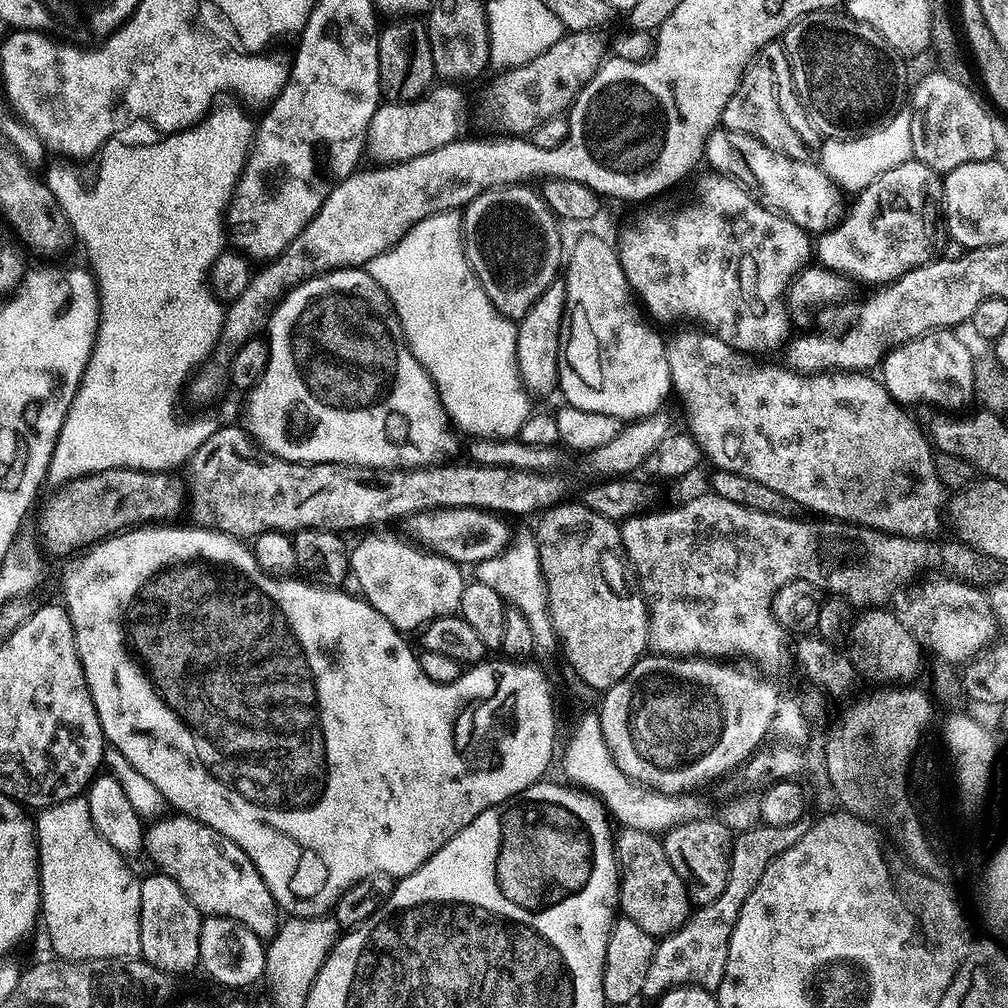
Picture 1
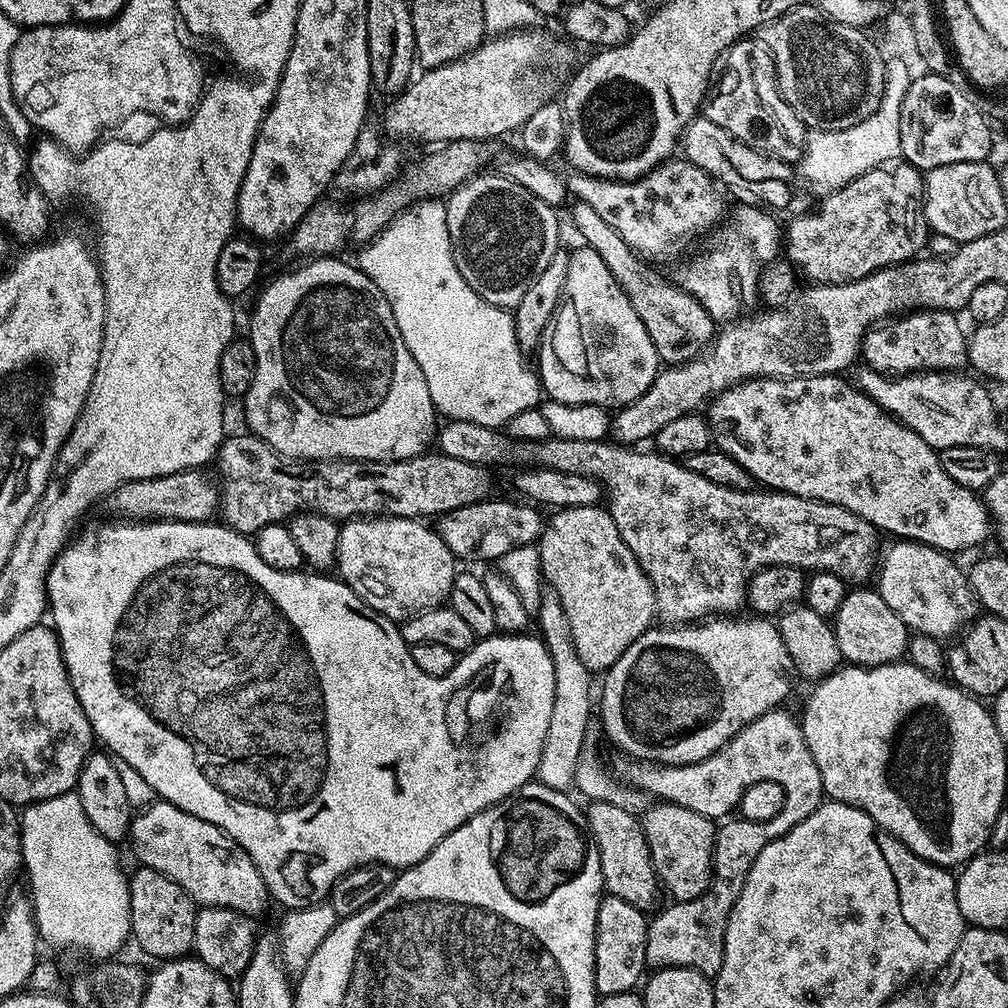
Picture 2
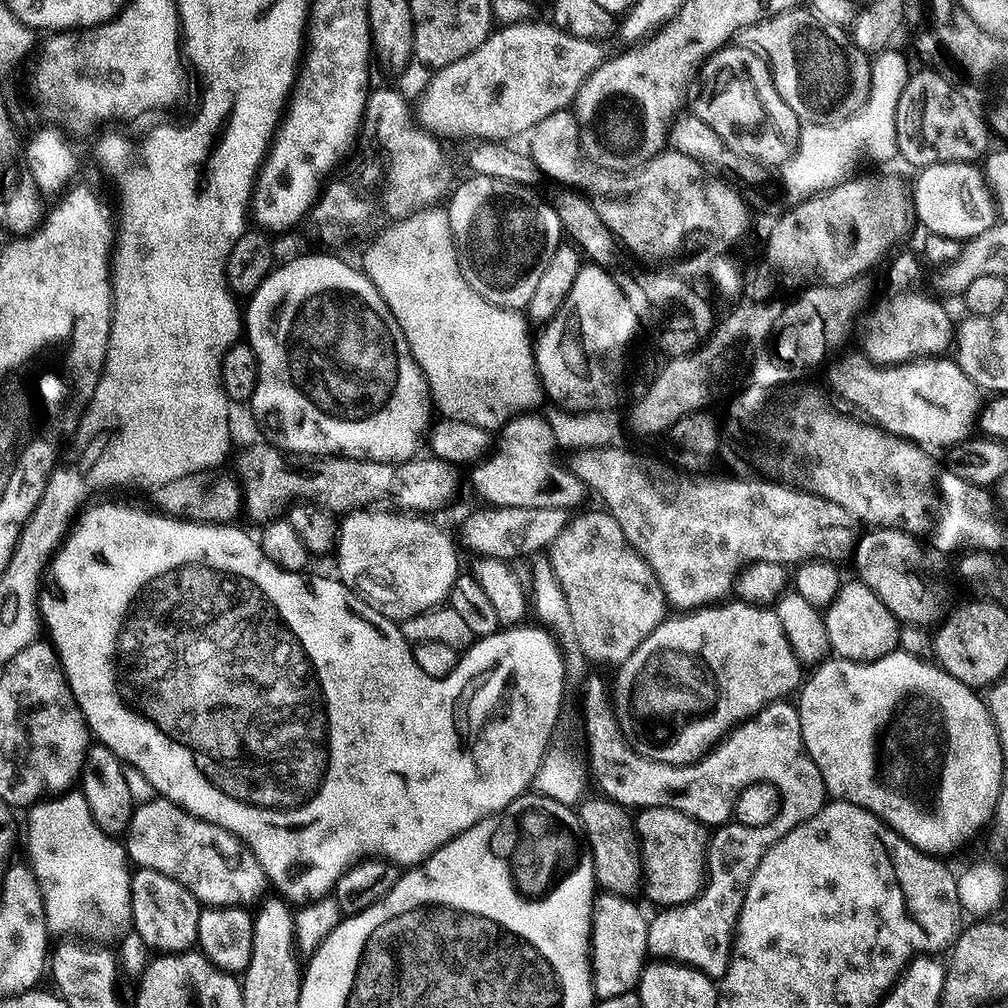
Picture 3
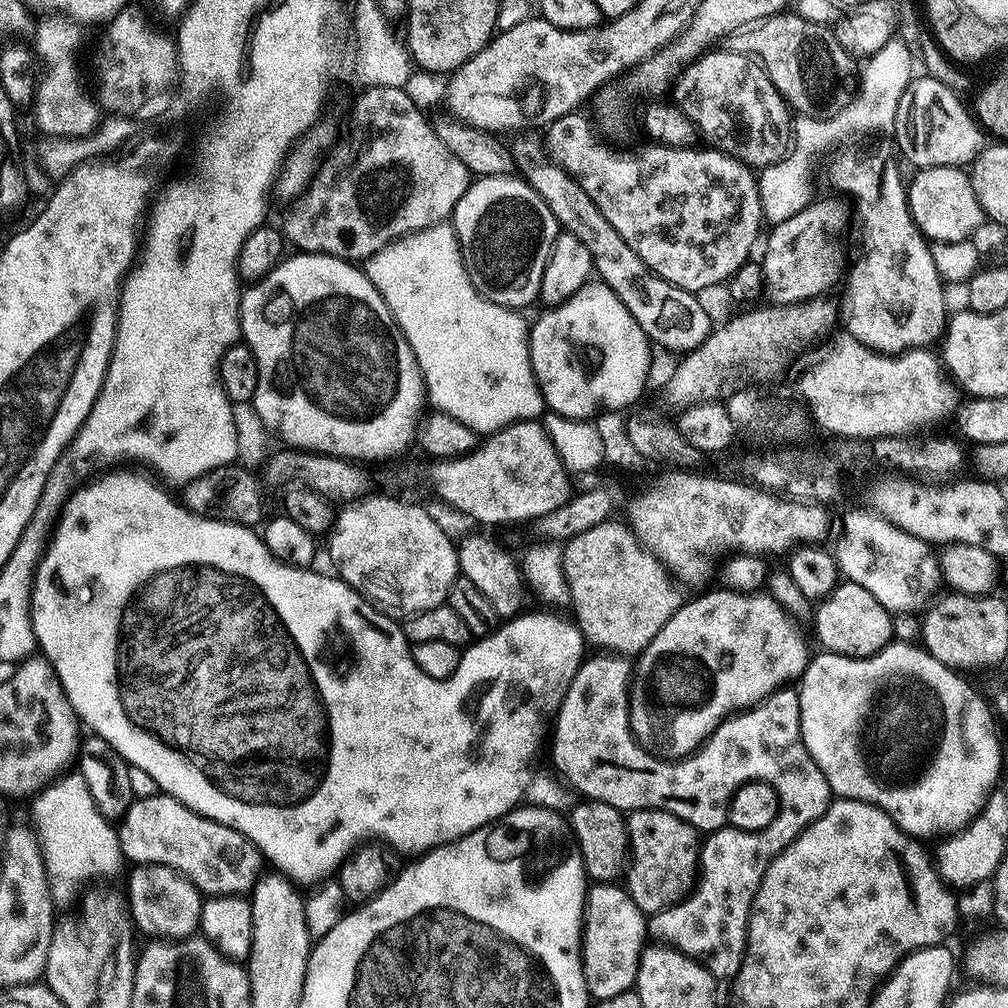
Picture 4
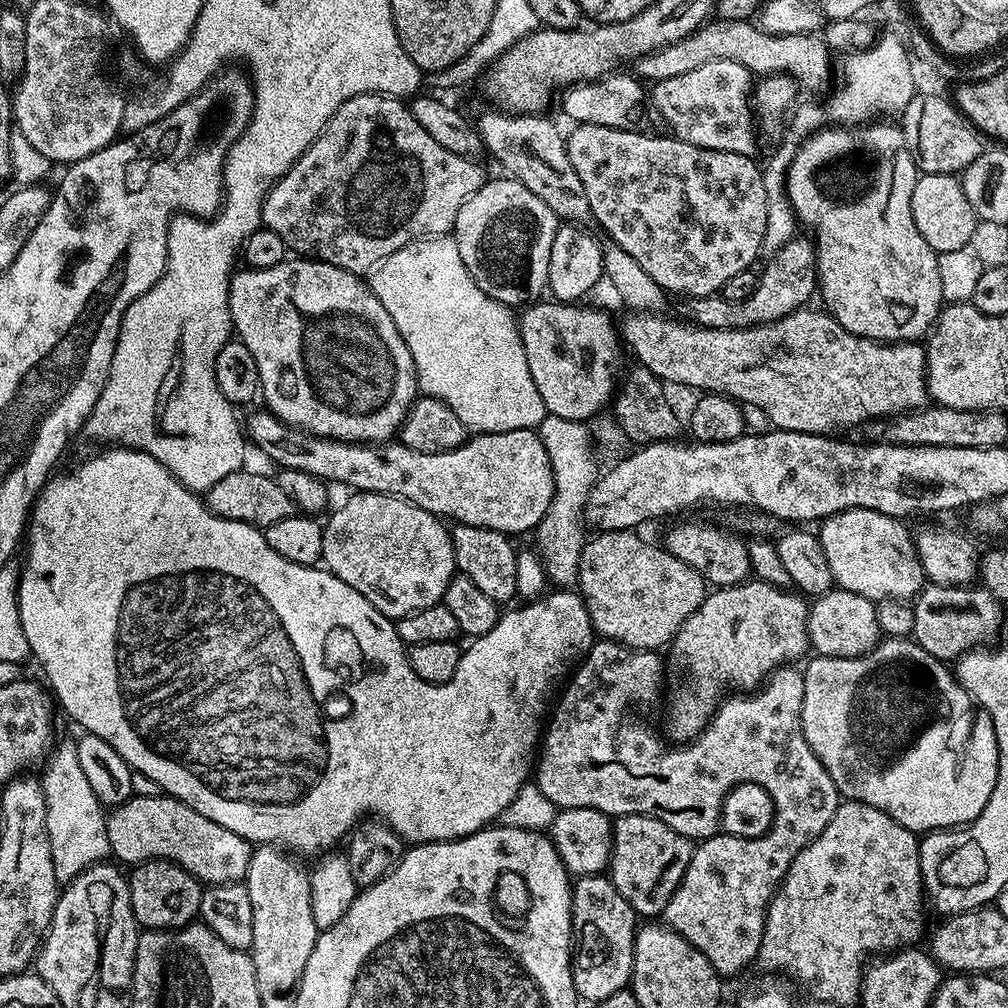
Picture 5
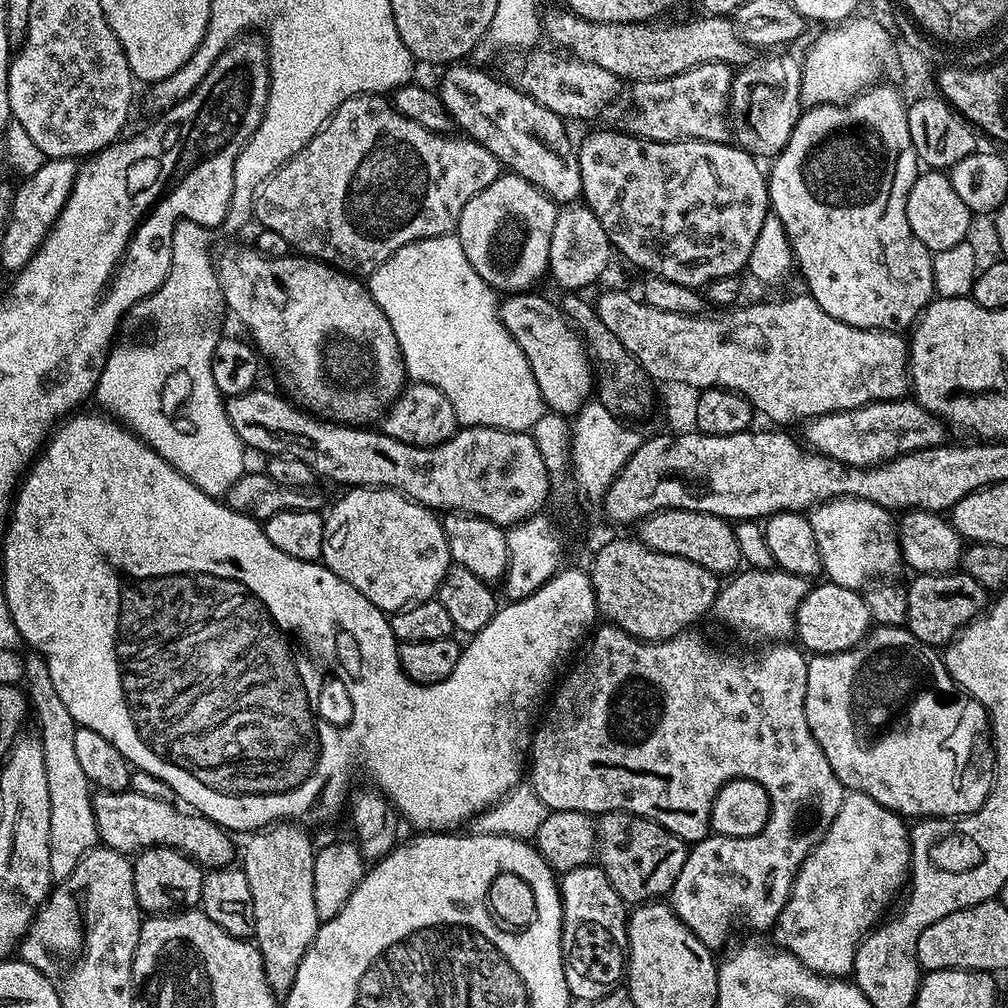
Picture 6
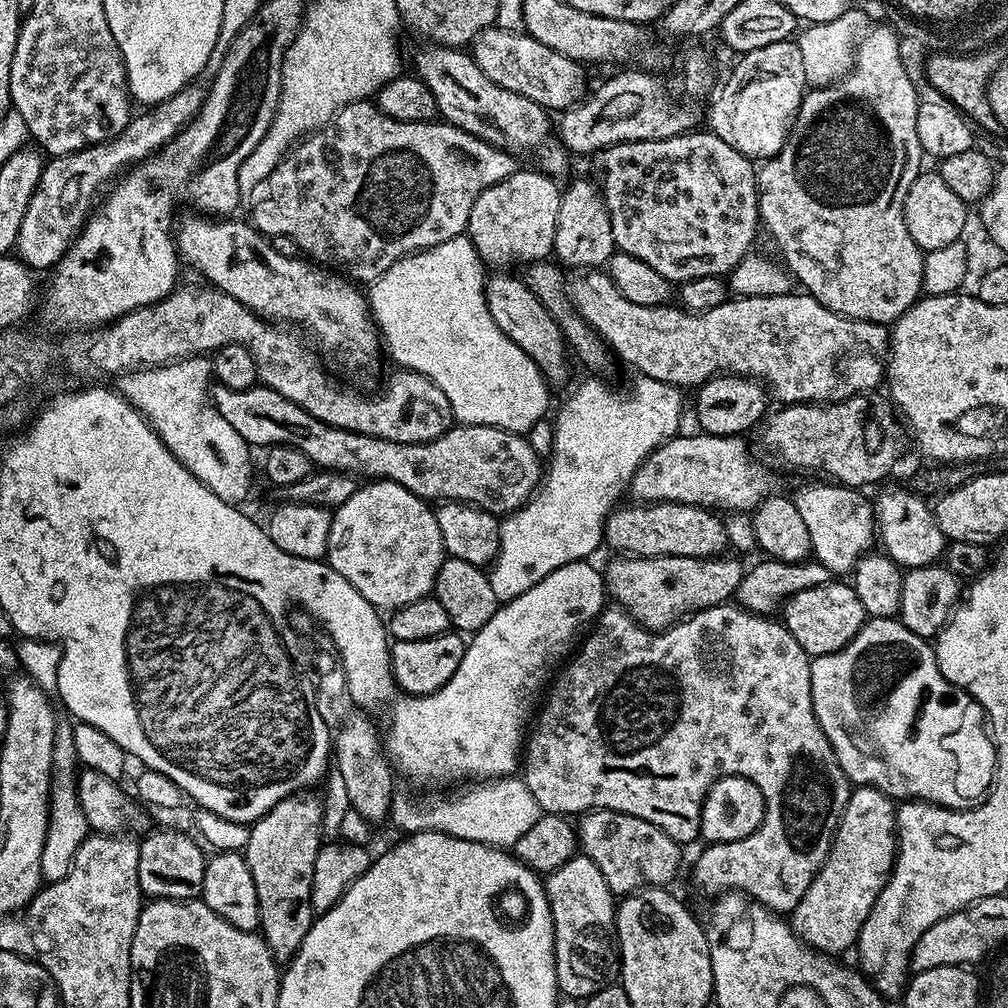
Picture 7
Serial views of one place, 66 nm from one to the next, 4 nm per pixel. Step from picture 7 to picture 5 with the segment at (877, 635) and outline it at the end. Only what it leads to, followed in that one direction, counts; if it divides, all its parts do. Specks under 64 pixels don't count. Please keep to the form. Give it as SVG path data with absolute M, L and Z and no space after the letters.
M884 638L877 643L872 651L867 652L864 656L856 656L852 660L843 660L842 658L834 658L833 656L816 656L809 662L808 668L803 669L804 673L804 697L802 698L802 726L804 727L804 737L810 746L810 750L814 750L814 754L822 762L822 766L826 770L826 774L830 774L830 778L834 782L834 786L840 791L844 800L857 800L863 804L874 806L878 810L882 810L886 814L890 814L890 818L894 818L894 822L898 822L902 826L906 826L912 832L917 834L927 834L945 828L958 828L971 822L974 818L978 818L978 814L982 814L982 810L986 806L986 802L990 802L990 794L994 794L994 782L998 778L998 742L994 734L994 726L990 714L986 711L978 711L977 705L974 703L972 695L960 685L960 681L950 671L949 665L943 660L935 660L930 654L926 654L926 650L922 650L922 646L917 644L911 638Z

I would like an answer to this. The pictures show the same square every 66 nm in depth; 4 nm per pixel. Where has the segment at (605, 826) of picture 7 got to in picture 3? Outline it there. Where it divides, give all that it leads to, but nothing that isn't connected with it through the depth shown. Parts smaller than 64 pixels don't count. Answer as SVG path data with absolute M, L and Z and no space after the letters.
M641 808L634 816L634 831L640 850L642 892L661 909L689 904L706 883L709 833L705 825L669 808Z

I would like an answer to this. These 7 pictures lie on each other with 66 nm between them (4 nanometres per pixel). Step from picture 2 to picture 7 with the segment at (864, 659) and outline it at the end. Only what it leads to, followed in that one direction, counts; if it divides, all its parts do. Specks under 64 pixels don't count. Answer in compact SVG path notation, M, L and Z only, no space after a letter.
M829 582L822 586L814 586L810 590L802 590L784 601L783 612L784 627L790 634L794 634L794 642L798 642L802 650L806 650L809 658L834 654L842 650L855 638L866 619L856 589L848 582L844 584Z

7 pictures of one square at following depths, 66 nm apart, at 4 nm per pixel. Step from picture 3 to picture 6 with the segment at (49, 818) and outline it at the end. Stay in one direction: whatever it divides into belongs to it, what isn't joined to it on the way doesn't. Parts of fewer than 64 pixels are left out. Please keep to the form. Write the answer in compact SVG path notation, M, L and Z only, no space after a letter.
M35 650L27 654L29 656L23 657L23 683L28 684L26 695L34 713L34 720L36 716L40 723L38 735L46 762L46 786L50 786L50 870L53 881L59 882L75 870L78 862L91 848L97 847L100 839L92 809L94 788L89 784L86 770L82 770L78 753L74 750L77 722L70 710L66 710L66 702L58 698L58 690L54 690L54 678L50 678L48 663Z

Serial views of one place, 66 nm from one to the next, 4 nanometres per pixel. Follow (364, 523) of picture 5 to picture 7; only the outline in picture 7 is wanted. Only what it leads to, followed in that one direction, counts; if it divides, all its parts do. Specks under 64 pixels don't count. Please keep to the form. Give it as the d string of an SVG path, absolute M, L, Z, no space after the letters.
M392 480L365 484L368 485L365 488L364 485L357 487L356 492L350 494L350 498L346 498L346 502L342 502L342 506L331 513L326 562L333 572L337 572L342 580L350 582L350 586L354 586L354 590L358 590L358 594L367 600L380 598L380 590L386 592L388 582L394 582L398 572L433 572L436 576L446 553L433 505Z

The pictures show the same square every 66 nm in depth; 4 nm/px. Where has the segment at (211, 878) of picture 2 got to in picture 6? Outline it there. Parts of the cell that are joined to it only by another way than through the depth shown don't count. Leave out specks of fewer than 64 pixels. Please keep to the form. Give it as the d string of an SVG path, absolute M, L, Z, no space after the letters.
M98 790L92 796L99 841L107 848L136 854L146 848L177 848L207 869L229 867L235 860L231 835L212 820L180 812L171 801L142 796L131 790Z

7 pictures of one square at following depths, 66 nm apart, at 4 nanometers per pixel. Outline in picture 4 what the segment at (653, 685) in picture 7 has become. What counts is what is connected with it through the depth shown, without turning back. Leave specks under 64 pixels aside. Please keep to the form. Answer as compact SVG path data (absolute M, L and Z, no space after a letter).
M624 654L596 655L600 656L589 655L574 674L560 710L554 716L556 733L553 736L551 733L550 736L552 764L560 771L559 779L573 793L581 792L584 800L601 800L627 814L632 812L632 804L648 808L648 780L660 780L660 776L672 776L672 772L728 772L728 776L748 776L768 786L776 784L774 795L778 801L778 811L769 819L766 827L758 832L742 832L739 828L725 826L711 833L700 846L698 875L692 891L677 904L663 908L648 920L649 937L694 957L708 967L717 981L731 981L744 961L744 951L748 946L748 919L752 916L752 903L766 870L774 857L783 848L793 844L798 834L802 834L806 826L813 824L834 799L822 770L813 766L802 742L799 691L792 686L783 686L764 697L759 704L722 721L691 756L686 756L683 760L661 760L653 752L647 752L632 732L628 679L632 676L633 661L631 664L628 661L631 659Z

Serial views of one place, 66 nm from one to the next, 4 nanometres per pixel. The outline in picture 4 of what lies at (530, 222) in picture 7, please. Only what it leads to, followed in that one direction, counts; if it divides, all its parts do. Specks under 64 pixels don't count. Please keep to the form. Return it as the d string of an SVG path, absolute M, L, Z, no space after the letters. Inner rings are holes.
M516 174L475 177L469 183L466 194L462 194L458 206L453 210L450 223L456 230L456 240L460 243L460 253L464 259L464 265L468 271L470 282L474 282L476 289L485 298L495 304L501 304L507 308L515 308L517 310L524 310L527 304L537 303L540 287L542 286L542 274L546 270L546 262L550 258L550 250L556 241L558 228L548 217L546 202L542 202L542 198L523 178ZM494 215L504 215L505 217L502 222L497 219L491 220ZM524 215L540 217L537 218L536 224L529 224ZM517 224L520 225L518 228L516 228ZM527 247L531 247L531 251L528 254L525 253ZM504 249L507 249L510 253L515 249L521 251L517 256L500 256L497 260L494 260L494 253L497 251L502 253ZM484 251L489 251L491 256L486 259Z

